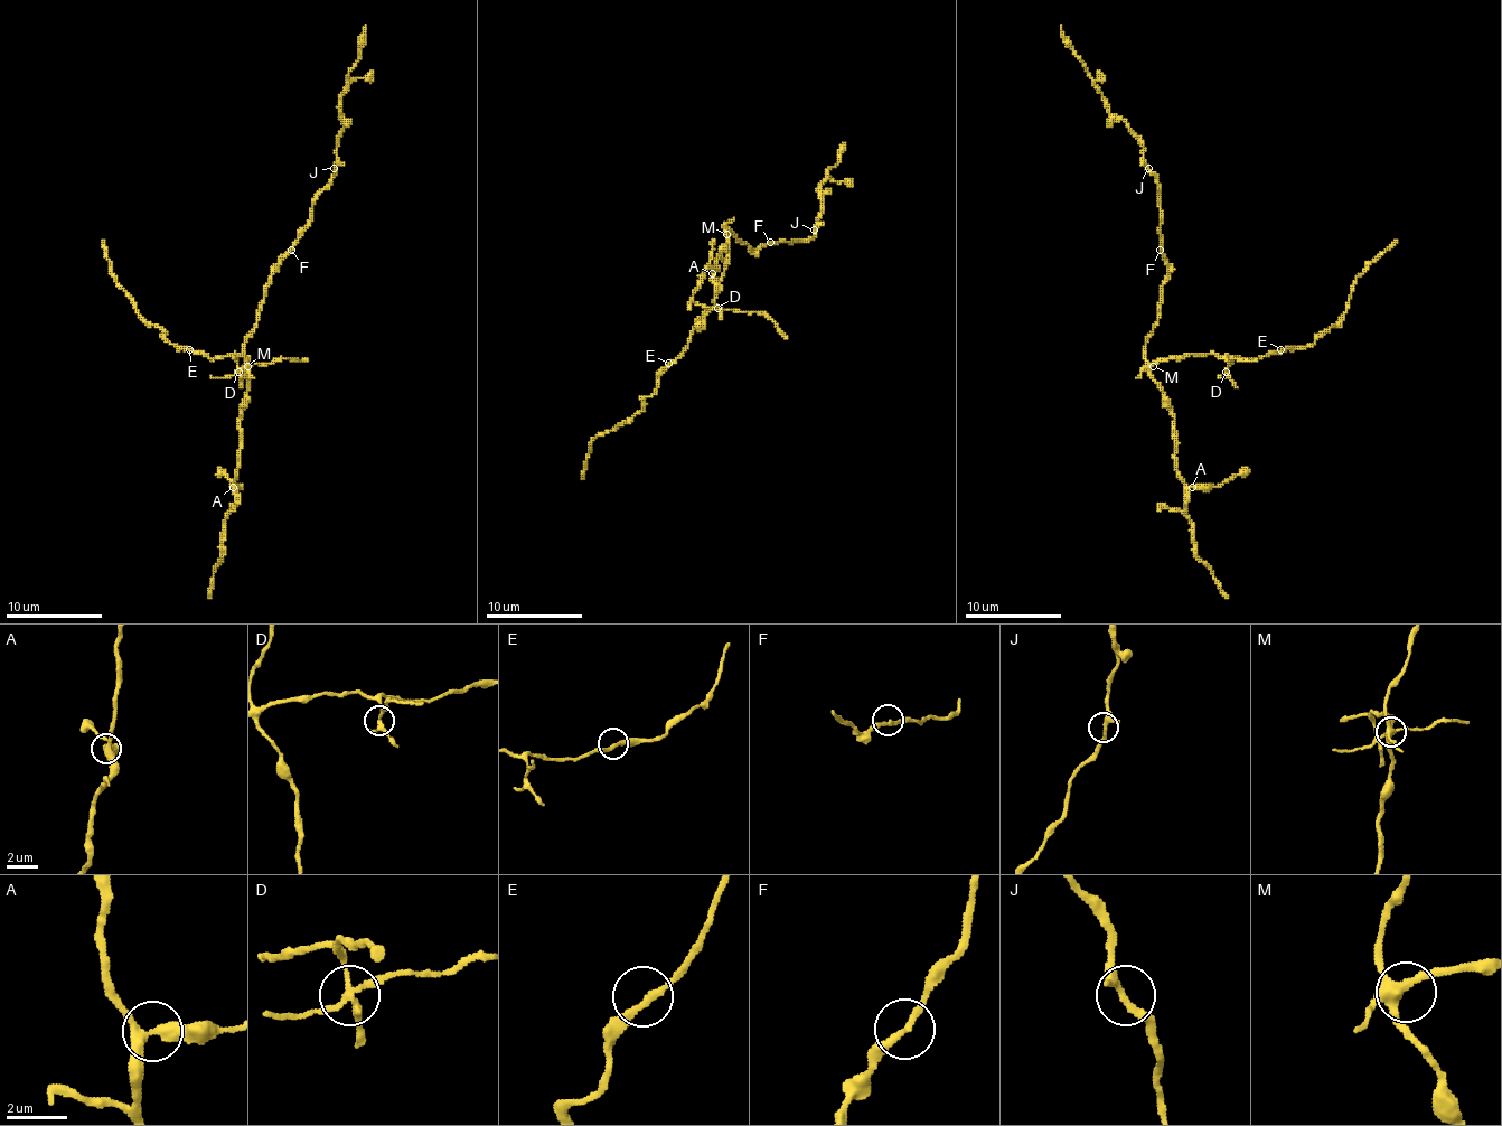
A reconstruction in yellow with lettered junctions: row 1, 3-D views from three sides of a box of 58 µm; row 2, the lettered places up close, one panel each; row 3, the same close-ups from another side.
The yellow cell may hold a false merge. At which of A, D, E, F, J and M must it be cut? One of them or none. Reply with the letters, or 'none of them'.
D

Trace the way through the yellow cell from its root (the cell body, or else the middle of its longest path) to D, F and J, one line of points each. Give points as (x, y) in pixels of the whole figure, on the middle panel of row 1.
D: (726, 230), (724, 227), (726, 266), (714, 292), (717, 307)
F: (726, 230), (751, 249), (760, 249), (770, 242)
J: (726, 230), (751, 249), (778, 242), (806, 242), (814, 230)

